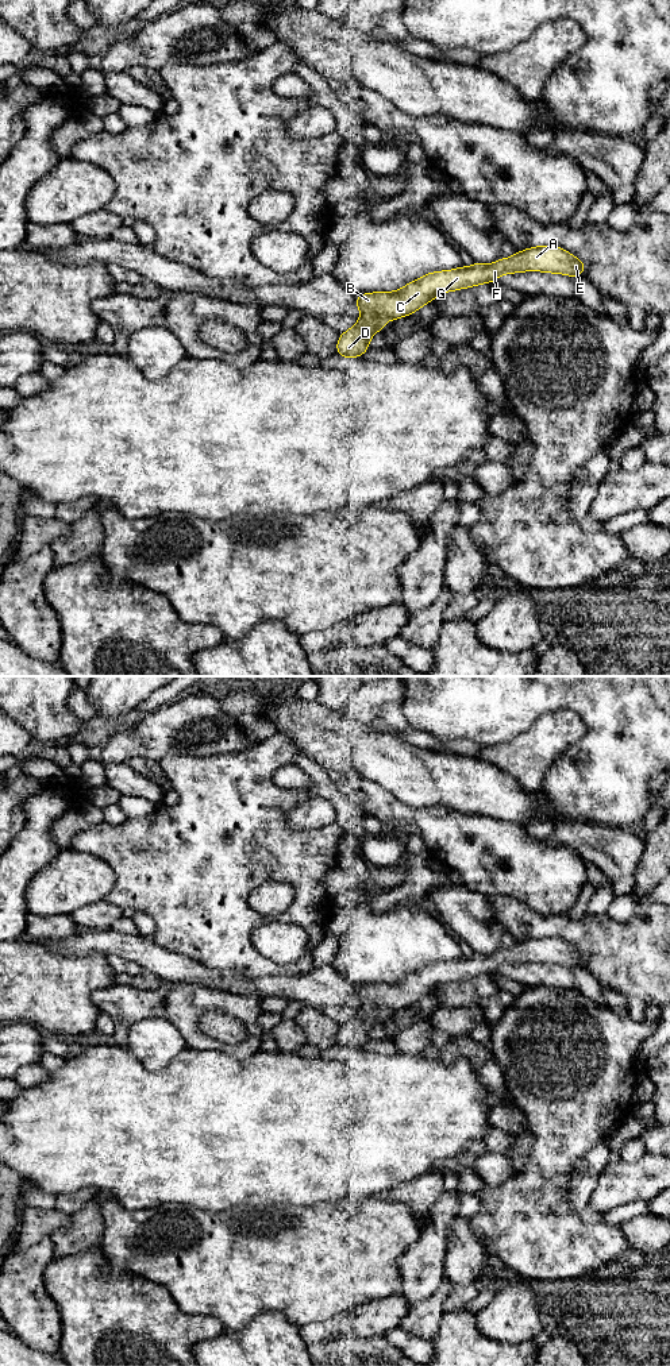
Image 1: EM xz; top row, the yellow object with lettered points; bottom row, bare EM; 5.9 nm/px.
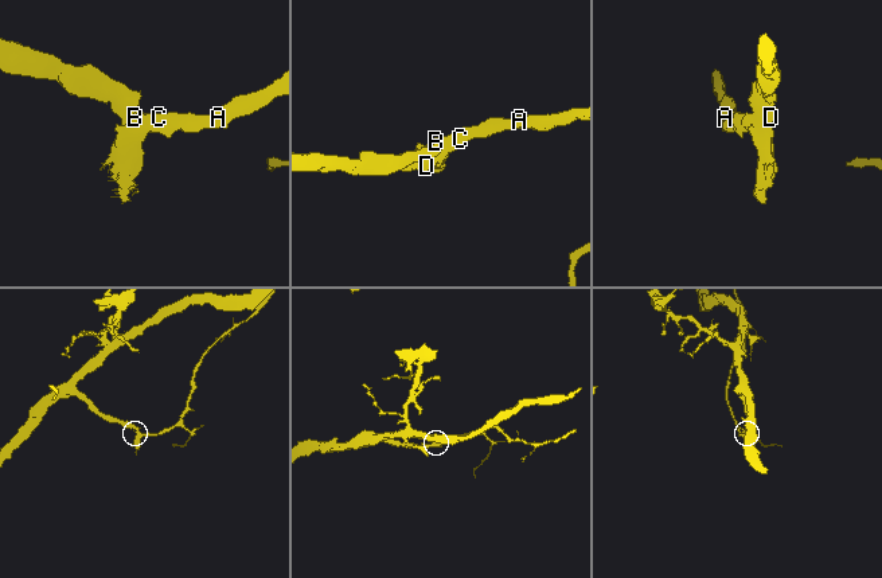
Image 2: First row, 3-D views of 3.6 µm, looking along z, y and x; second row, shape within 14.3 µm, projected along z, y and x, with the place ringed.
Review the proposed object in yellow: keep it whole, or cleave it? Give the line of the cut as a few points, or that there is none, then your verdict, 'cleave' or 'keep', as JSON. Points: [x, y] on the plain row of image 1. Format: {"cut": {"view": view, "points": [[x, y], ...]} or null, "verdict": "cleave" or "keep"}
{"cut": {"view": "xz", "points": [[373, 1004], [389, 1011]]}, "verdict": "cleave"}

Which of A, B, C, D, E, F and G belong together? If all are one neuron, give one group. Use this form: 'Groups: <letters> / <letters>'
Groups: A B C E F G / D

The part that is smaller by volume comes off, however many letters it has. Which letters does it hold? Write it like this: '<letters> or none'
A, B, C, E, F, G

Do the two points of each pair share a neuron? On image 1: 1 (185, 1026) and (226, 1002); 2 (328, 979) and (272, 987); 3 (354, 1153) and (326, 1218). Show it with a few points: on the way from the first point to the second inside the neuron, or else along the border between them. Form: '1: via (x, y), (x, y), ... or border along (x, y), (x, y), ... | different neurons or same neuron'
1: via (192, 1015), (205, 1002), (215, 1002) | same neuron
2: via (315, 987), (285, 987) | same neuron
3: border along (364, 1199), (354, 1201), (316, 1201), (301, 1206) | different neurons

